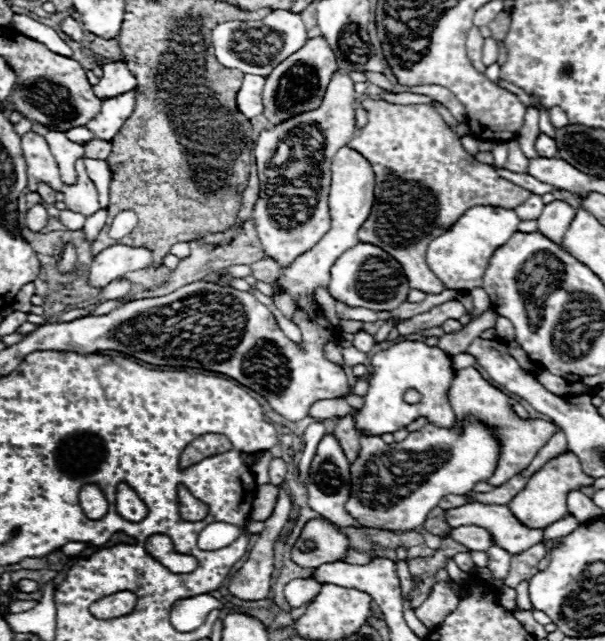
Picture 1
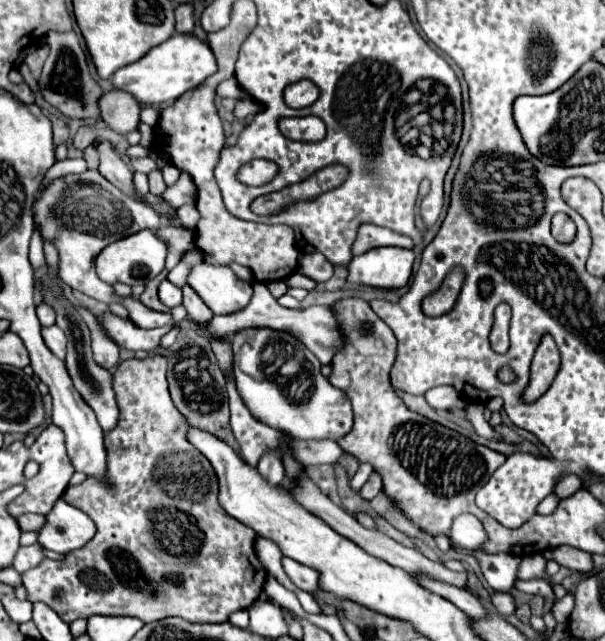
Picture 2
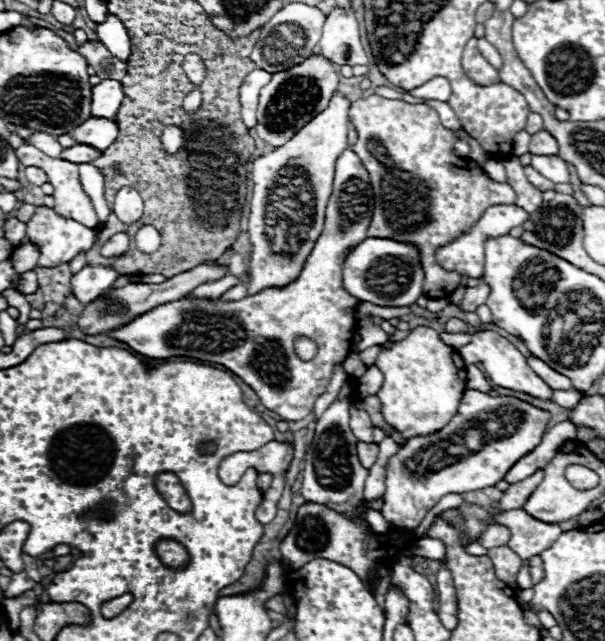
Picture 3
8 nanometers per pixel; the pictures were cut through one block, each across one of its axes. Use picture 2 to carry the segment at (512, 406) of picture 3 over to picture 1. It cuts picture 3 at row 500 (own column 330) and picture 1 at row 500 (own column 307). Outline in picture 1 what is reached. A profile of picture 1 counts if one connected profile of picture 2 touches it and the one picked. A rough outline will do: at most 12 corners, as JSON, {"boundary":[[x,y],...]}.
{"boundary":[[480,422],[360,436],[346,512],[364,528],[422,530],[448,494],[488,480]]}

